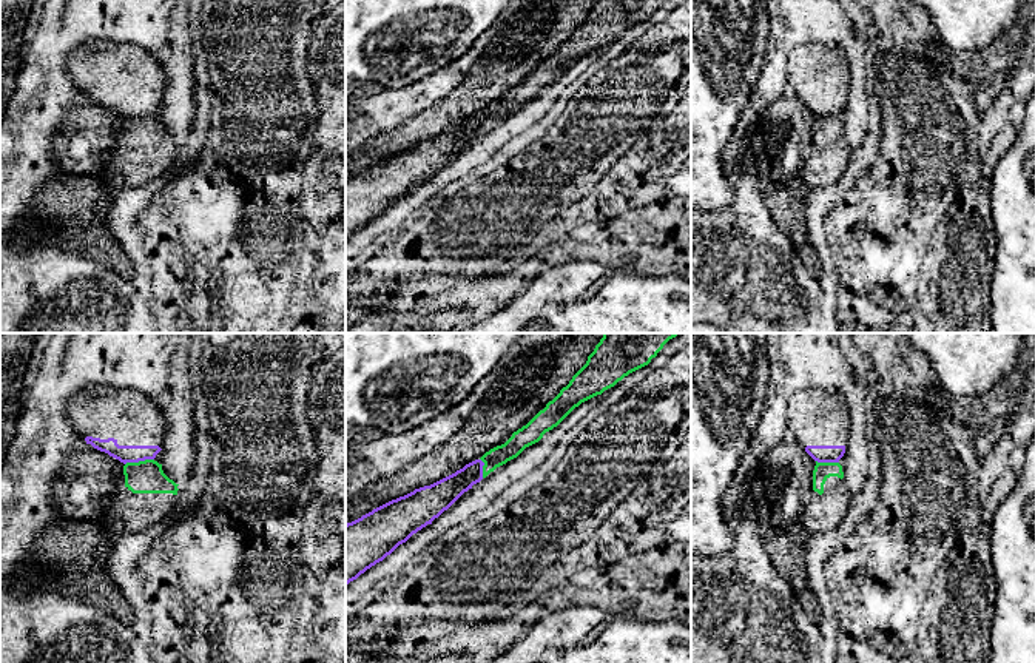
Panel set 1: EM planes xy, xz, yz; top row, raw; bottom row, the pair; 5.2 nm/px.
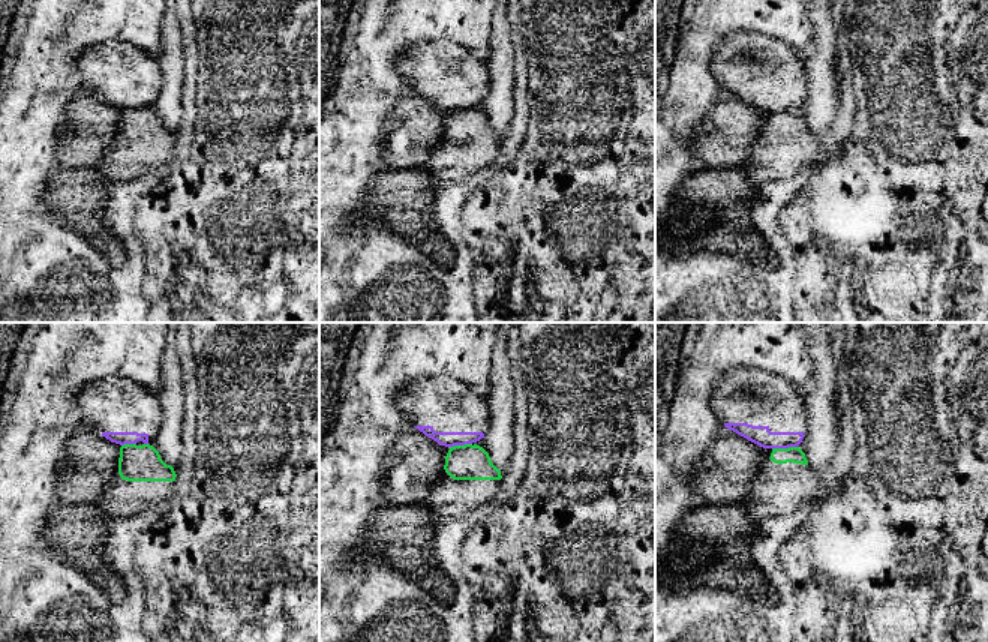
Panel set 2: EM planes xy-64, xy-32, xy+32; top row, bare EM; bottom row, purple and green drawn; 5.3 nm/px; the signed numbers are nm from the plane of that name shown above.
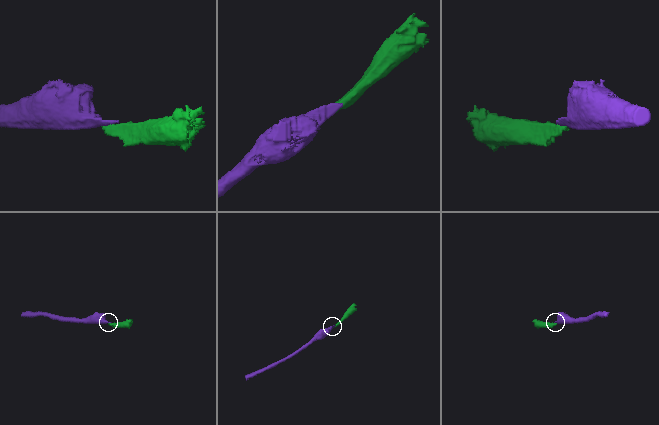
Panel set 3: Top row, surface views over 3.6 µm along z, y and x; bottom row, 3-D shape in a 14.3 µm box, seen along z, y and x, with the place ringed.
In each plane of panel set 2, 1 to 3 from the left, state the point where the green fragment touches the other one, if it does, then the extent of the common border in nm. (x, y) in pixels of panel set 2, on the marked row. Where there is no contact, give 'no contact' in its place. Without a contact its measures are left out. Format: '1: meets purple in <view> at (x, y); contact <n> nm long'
1: meets purple in xy-64 at (128, 443); contact 80 nm long
2: meets purple in xy-32 at (461, 444); contact 120 nm long
3: meets purple in xy+32 at (784, 447); contact 140 nm long

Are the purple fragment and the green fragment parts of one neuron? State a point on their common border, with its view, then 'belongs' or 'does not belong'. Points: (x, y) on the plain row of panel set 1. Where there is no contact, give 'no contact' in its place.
meets purple in xy at (139, 114); does not belong

